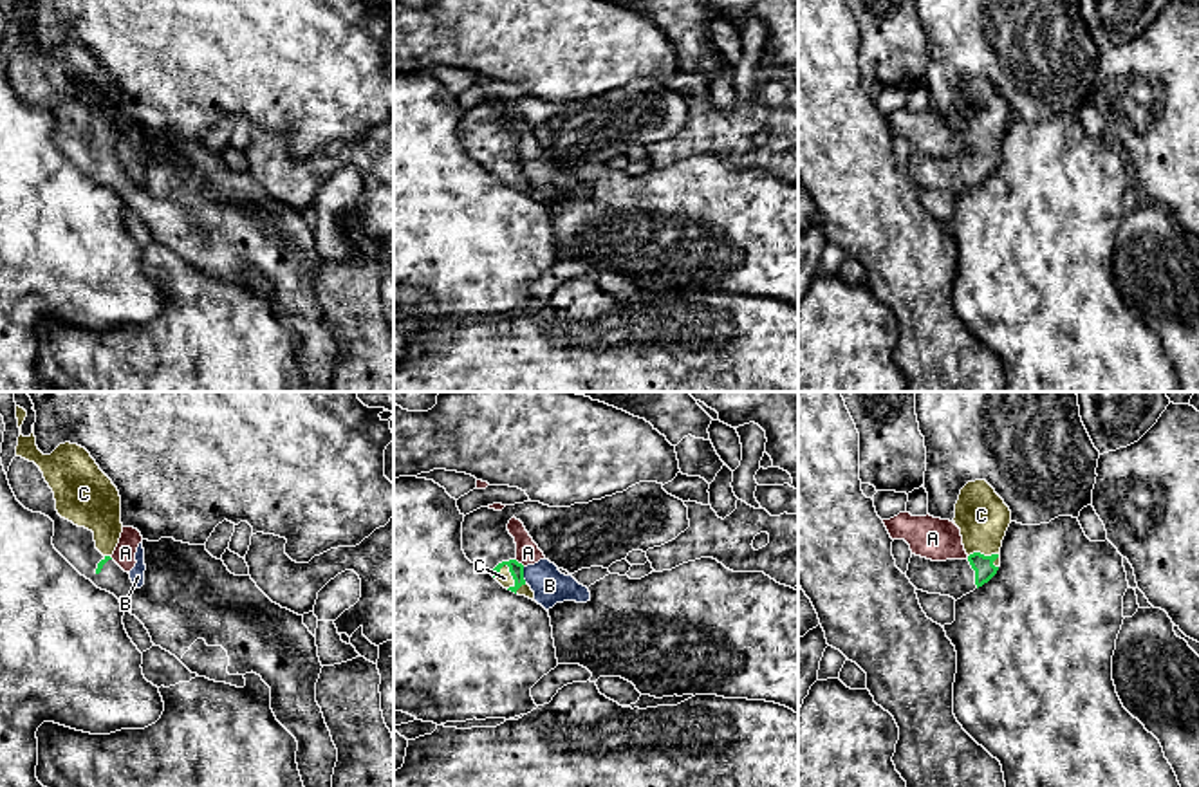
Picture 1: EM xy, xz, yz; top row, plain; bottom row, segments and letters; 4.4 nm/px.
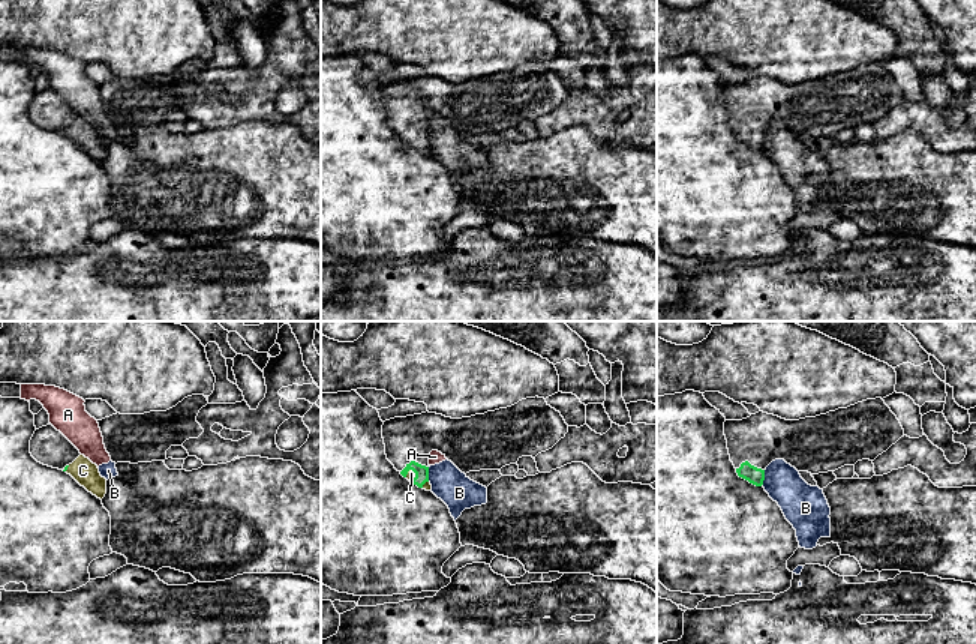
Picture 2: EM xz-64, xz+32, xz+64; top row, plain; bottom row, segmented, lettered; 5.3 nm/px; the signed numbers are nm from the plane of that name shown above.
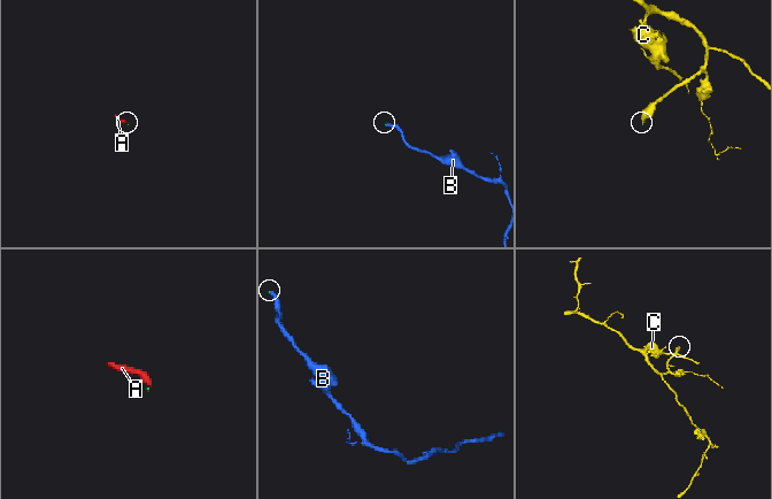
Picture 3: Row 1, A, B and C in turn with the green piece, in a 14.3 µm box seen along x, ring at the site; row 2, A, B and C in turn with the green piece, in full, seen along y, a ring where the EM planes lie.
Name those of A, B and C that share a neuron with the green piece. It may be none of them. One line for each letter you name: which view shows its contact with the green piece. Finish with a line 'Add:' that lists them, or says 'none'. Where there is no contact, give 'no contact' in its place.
C: contact in yz
Add: C

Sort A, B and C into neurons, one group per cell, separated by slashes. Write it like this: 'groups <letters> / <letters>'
groups A B / C

